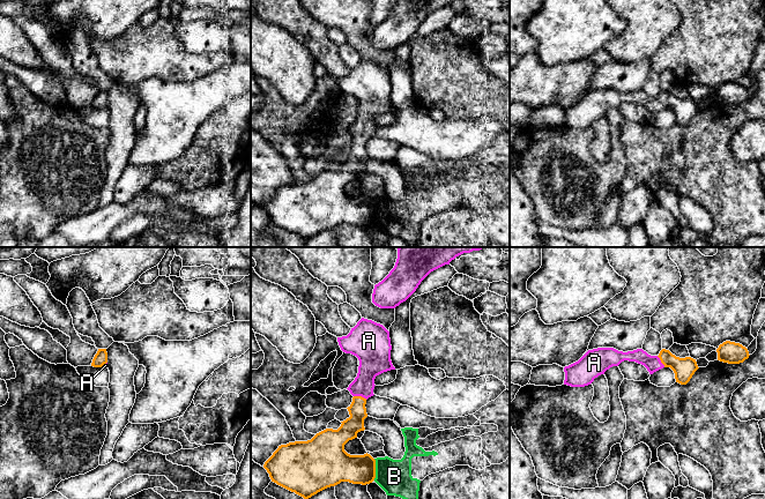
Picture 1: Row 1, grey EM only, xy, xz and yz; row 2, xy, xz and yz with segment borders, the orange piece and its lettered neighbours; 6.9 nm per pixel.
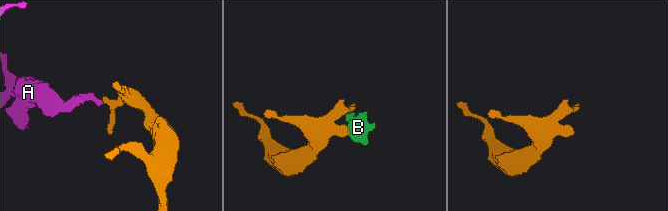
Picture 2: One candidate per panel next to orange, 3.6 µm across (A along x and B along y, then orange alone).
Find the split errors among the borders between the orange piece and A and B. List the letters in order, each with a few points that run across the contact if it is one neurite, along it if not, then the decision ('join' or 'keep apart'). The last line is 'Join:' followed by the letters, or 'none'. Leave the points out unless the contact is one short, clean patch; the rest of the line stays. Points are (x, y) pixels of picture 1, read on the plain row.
A: line xz (349, 169), (356, 162), (361, 138), (366, 113), (372, 104); join
B: keep apart
Join: A

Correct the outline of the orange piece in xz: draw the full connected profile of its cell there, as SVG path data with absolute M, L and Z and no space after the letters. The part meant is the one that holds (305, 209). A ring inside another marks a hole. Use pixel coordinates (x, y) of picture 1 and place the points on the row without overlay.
M362 59L347 77L337 79L341 91L359 102L358 114L347 129L354 137L350 158L337 171L326 170L311 181L281 186L265 203L272 223L305 241L318 233L349 223L366 226L376 219L376 201L370 195L350 196L344 186L364 172L366 141L373 137L377 117L395 111L391 102L389 73Z

